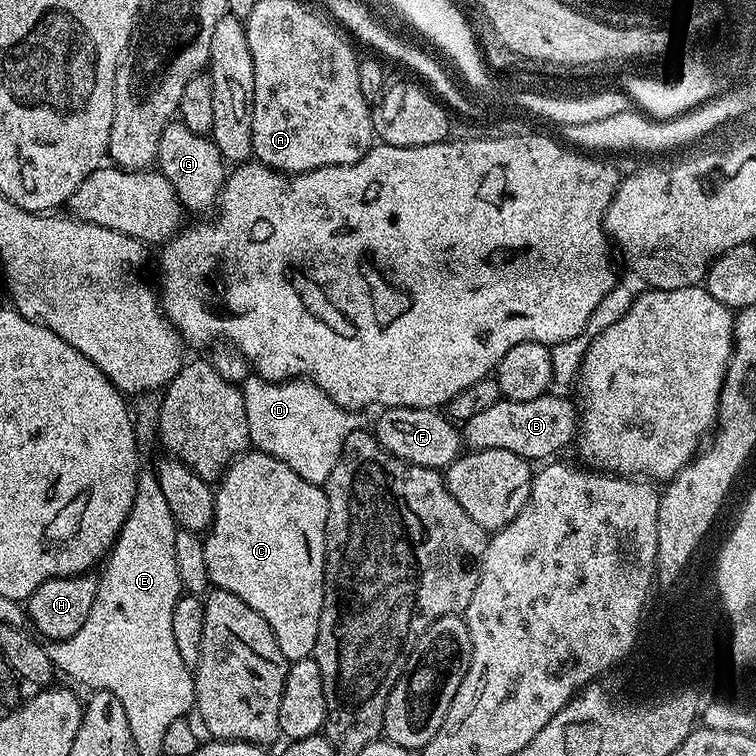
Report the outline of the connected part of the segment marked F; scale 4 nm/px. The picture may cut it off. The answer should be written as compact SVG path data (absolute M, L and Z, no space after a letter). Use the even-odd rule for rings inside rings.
M386 408L379 414L381 416L377 418L374 427L376 441L399 460L443 470L461 455L461 429L443 411L431 408Z

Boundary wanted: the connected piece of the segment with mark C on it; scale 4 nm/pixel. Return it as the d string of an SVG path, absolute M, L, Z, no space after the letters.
M248 450L237 456L228 465L228 469L224 471L223 476L218 481L218 487L215 489L214 495L216 505L214 506L212 527L208 529L203 537L209 585L212 588L230 590L230 594L238 594L238 598L242 598L242 602L246 602L251 608L258 610L262 614L262 618L266 618L270 630L274 630L274 638L278 638L278 650L282 650L282 654L289 662L309 659L316 651L318 622L324 605L324 531L326 530L326 518L328 517L328 499L323 487L306 482L306 478L298 478L298 474L294 474L294 470L290 470L290 466L286 466L286 462L278 462L278 458L274 458L270 454Z

